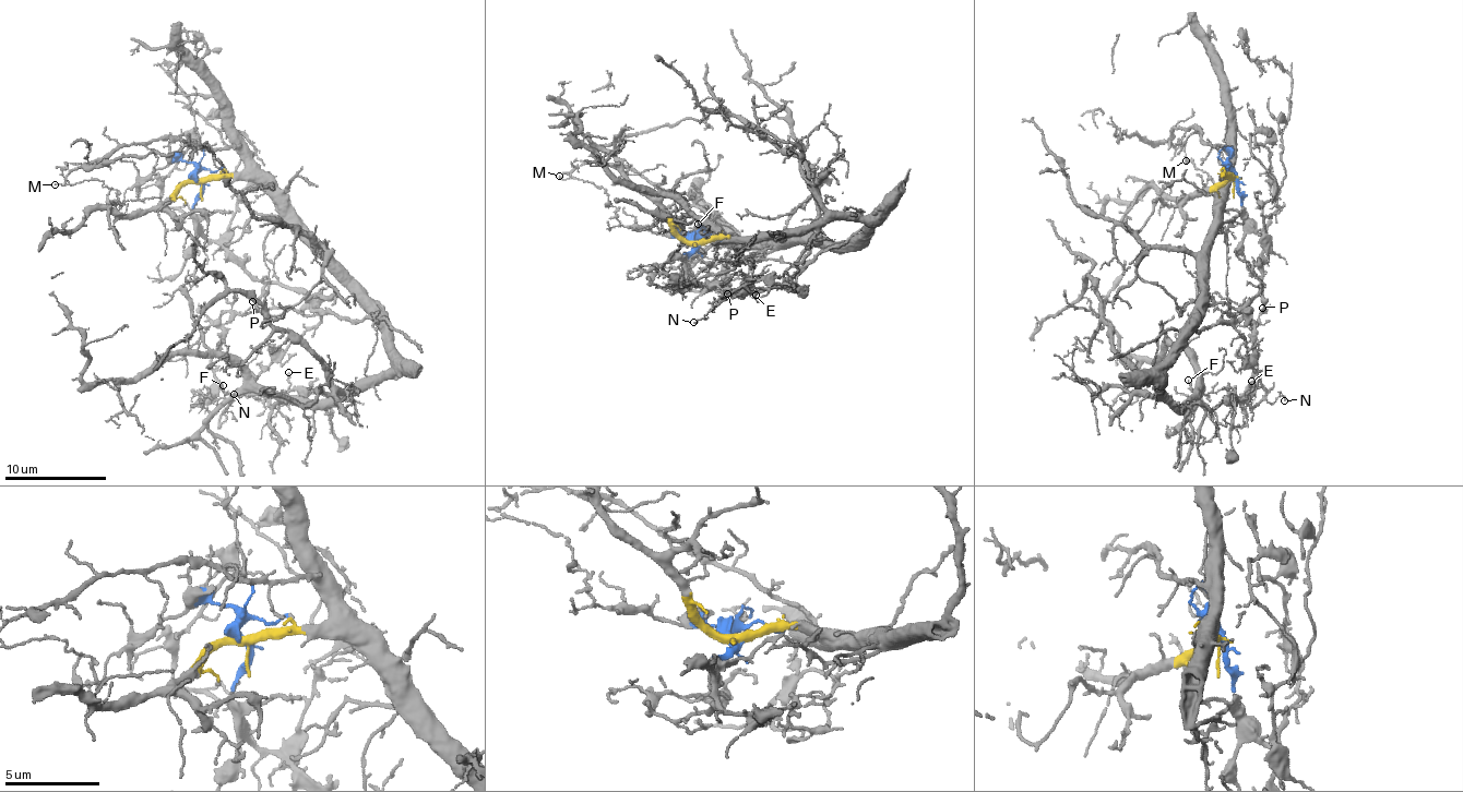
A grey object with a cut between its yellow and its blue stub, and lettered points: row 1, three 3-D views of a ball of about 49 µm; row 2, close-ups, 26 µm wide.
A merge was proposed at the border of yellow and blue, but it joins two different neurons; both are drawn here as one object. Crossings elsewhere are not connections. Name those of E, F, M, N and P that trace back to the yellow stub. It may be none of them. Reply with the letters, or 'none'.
F

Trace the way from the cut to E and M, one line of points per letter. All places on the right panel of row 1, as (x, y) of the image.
E: (1234, 175), (1241, 213), (1265, 240), (1259, 290), (1235, 325), (1261, 384), (1257, 405), (1244, 402), (1252, 381)
M: (1234, 175), (1228, 159), (1232, 154), (1222, 190), (1214, 190), (1210, 176), (1185, 159)

